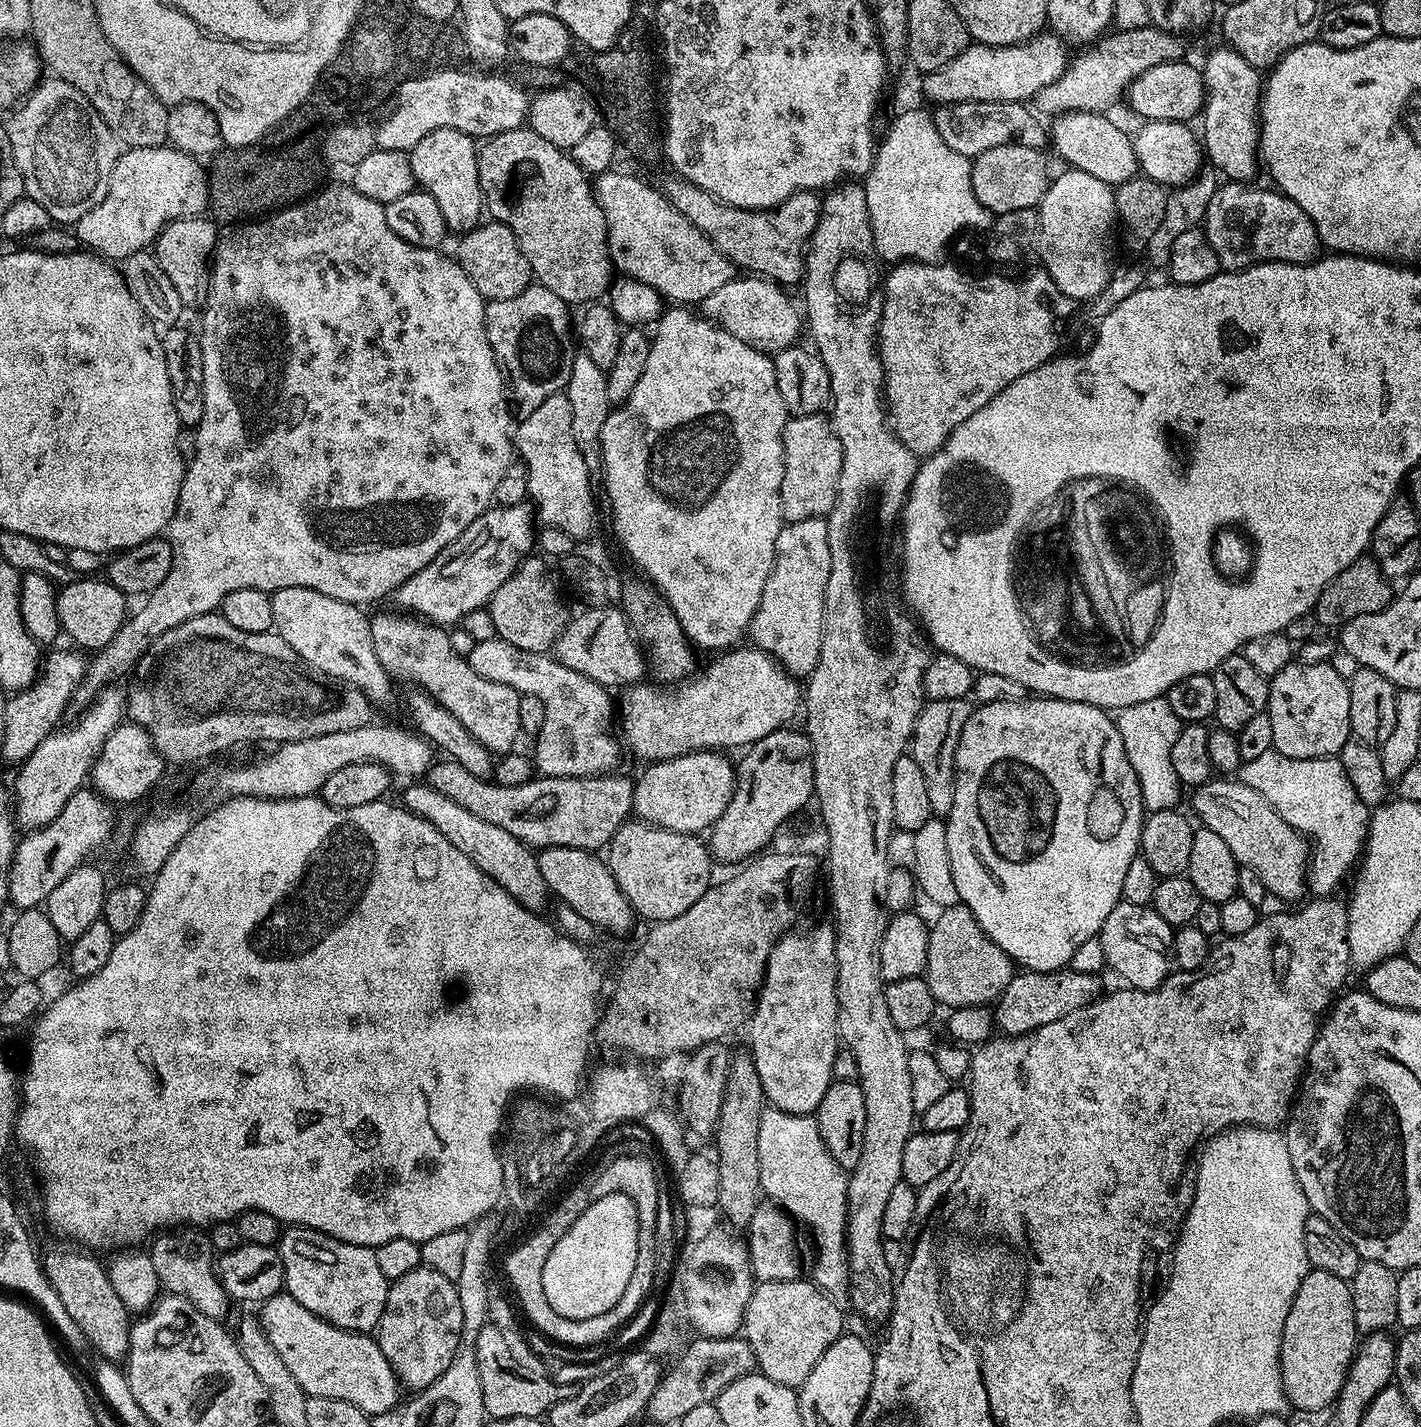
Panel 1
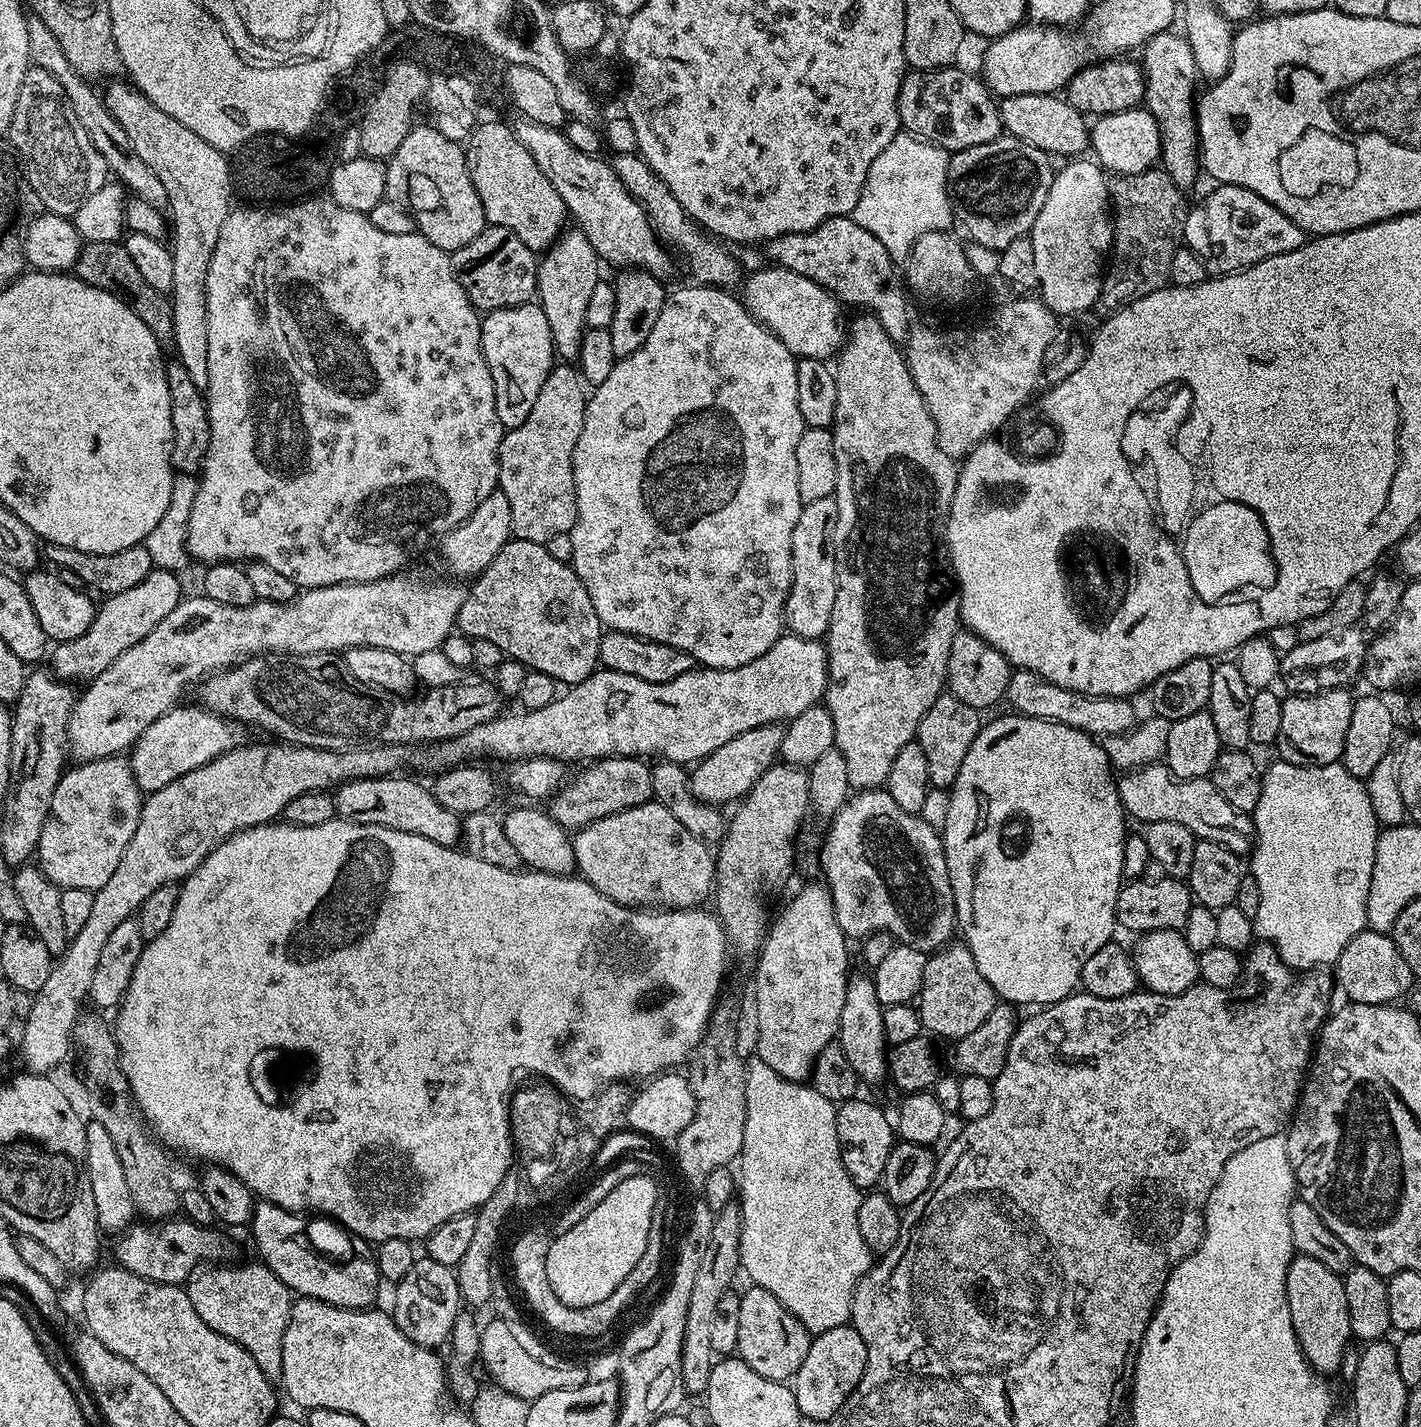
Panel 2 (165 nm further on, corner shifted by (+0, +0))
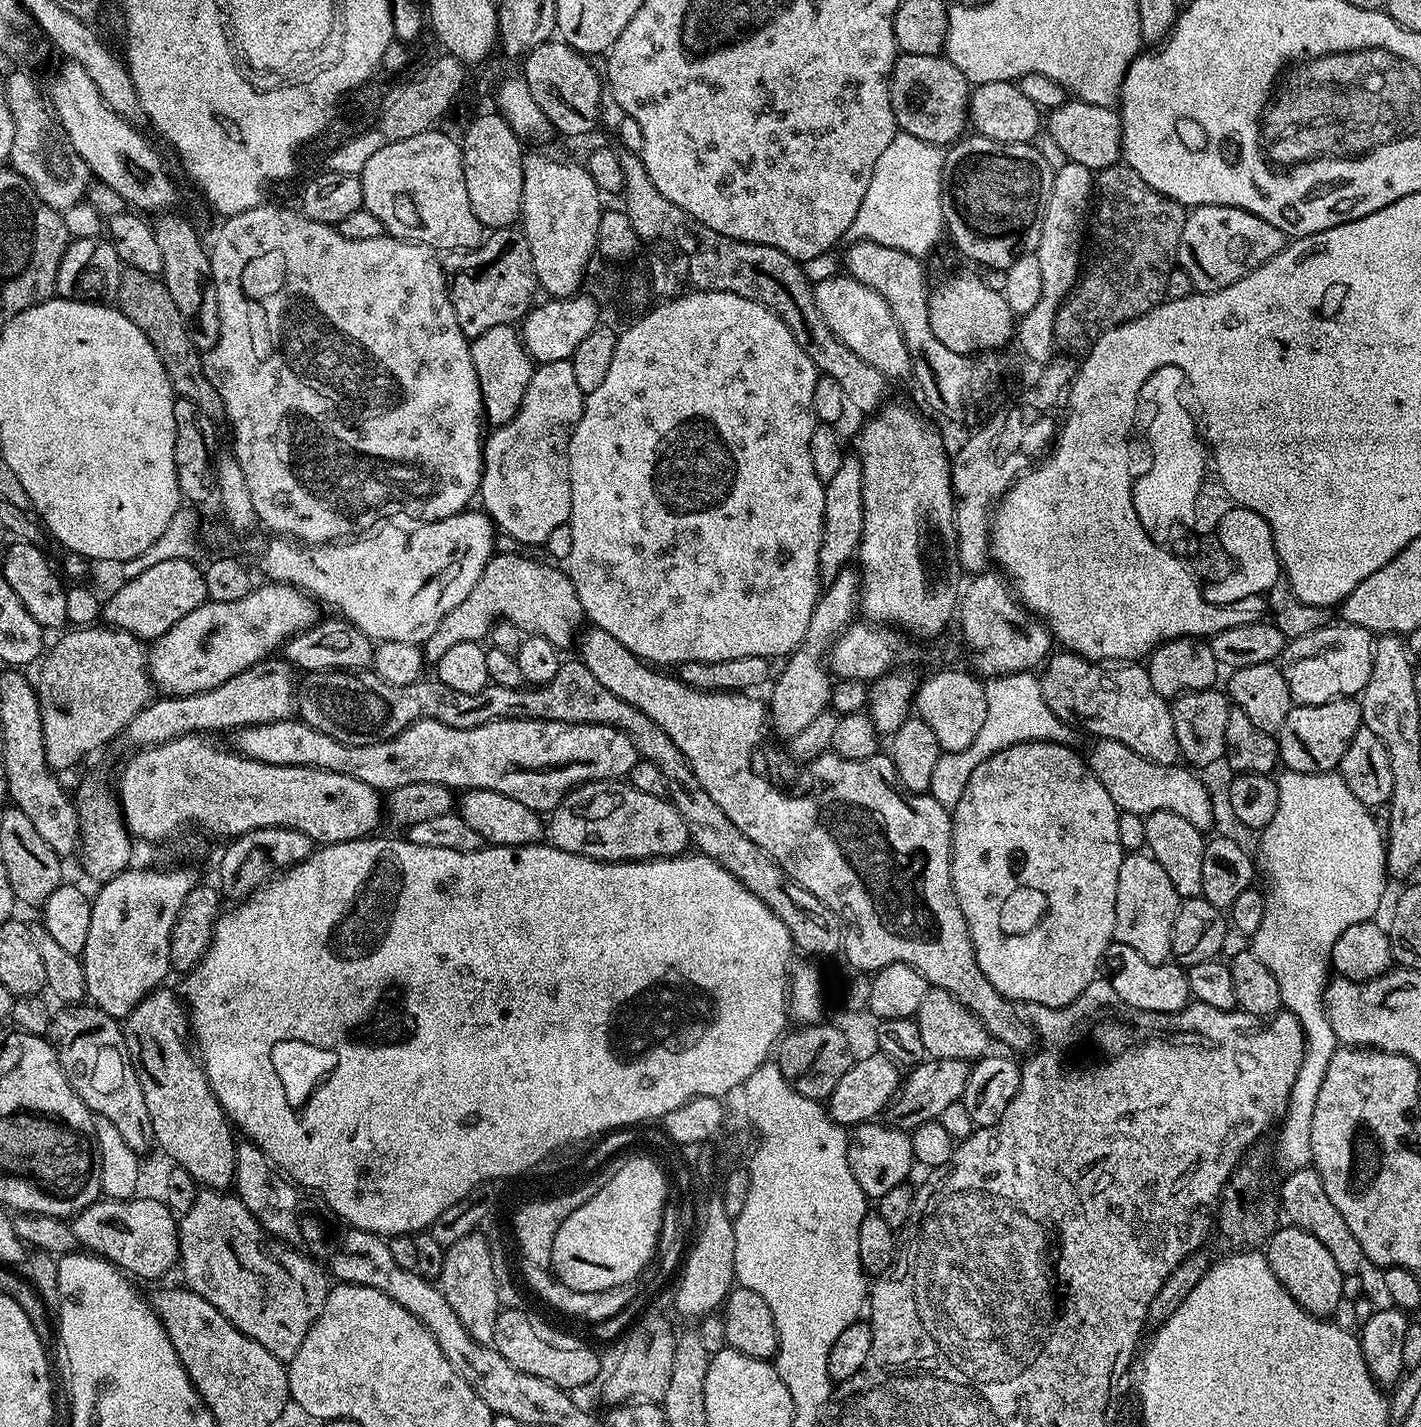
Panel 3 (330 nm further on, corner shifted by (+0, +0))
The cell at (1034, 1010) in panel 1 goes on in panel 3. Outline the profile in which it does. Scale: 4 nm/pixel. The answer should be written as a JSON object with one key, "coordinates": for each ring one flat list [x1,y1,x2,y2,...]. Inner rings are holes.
{"coordinates":[[925,1058,922,1063,916,1065,903,1077,895,1100,886,1109,887,1123,897,1128,911,1130,931,1120,939,1120,942,1110,946,1110,946,1106,963,1101,966,1082,971,1073,972,1064,967,1060]]}

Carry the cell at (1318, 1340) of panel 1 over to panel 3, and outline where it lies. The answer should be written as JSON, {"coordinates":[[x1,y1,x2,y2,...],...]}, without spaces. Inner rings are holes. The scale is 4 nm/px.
{"coordinates":[[1291,1226,1277,1227,1266,1241,1266,1255,1270,1270,1278,1278,1284,1290,1312,1316,1331,1317,1332,1311,1342,1304,1343,1280,1345,1274,1338,1270,1330,1250,1314,1238,1314,1234,1306,1234,1306,1230]]}

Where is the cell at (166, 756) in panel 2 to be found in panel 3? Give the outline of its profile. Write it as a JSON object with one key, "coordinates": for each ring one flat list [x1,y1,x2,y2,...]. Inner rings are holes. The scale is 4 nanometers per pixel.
{"coordinates":[[299,718,246,726,239,729,235,736,235,751,270,766,330,770,334,774,358,778,358,782,366,782,384,794,392,792,398,786,410,786,414,782,438,782,453,790,494,790,498,794,506,794,506,798,515,798,522,802,522,806,530,806,530,810,541,814,551,813,552,809,559,806,560,799,579,784,587,784,590,780,623,781,640,759,634,742,630,742,630,738,620,728,553,720,491,720,473,728,455,728,437,720,415,720,394,738,374,742,370,746,343,744,338,742,338,738,330,738,330,734,322,734,322,730,314,730]]}

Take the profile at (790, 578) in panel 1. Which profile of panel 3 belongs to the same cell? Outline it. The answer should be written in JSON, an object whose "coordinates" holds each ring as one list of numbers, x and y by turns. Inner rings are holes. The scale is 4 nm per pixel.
{"coordinates":[[845,455,842,466,834,473,834,478,826,481,824,486,824,529,822,530,822,546,818,550,818,566,821,581,833,580,840,569,849,563,848,560,857,555,862,538,862,522,864,507,862,506,862,474,860,462,855,455]]}

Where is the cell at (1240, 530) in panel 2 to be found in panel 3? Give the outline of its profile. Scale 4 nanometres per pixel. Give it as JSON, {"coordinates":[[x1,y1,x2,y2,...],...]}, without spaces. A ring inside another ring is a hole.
{"coordinates":[[1232,512,1231,516,1224,520,1221,536,1226,548,1238,560,1238,572,1236,572,1234,578,1228,578,1226,582,1208,590,1208,596,1212,598,1212,604,1232,606,1247,601,1248,592,1259,592,1261,596,1268,593,1267,591,1275,586,1282,574,1276,556,1276,548,1273,545,1273,532,1270,528,1266,528,1266,524,1250,512]]}

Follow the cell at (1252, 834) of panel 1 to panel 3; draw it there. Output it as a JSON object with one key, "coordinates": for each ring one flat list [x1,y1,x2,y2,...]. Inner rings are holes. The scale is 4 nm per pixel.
{"coordinates":[[1097,739,1093,744,1096,745,1086,755,1088,769,1098,778,1098,782,1102,782,1106,794,1110,794,1120,812,1133,812,1146,817,1158,810,1170,810,1170,814,1186,818,1186,822,1195,828,1208,830,1211,826,1212,796,1191,767,1180,768,1179,763,1150,762,1134,754,1130,746,1122,746,1122,742]]}

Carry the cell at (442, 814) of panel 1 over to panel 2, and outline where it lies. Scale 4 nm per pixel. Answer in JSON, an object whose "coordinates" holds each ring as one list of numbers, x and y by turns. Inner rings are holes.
{"coordinates":[[404,774,351,780,349,784,341,784,335,789,334,799,337,813,345,820,418,834,447,848,461,843,461,817,446,810,446,806,434,798,431,787,424,785,423,788,418,781,407,780]]}

